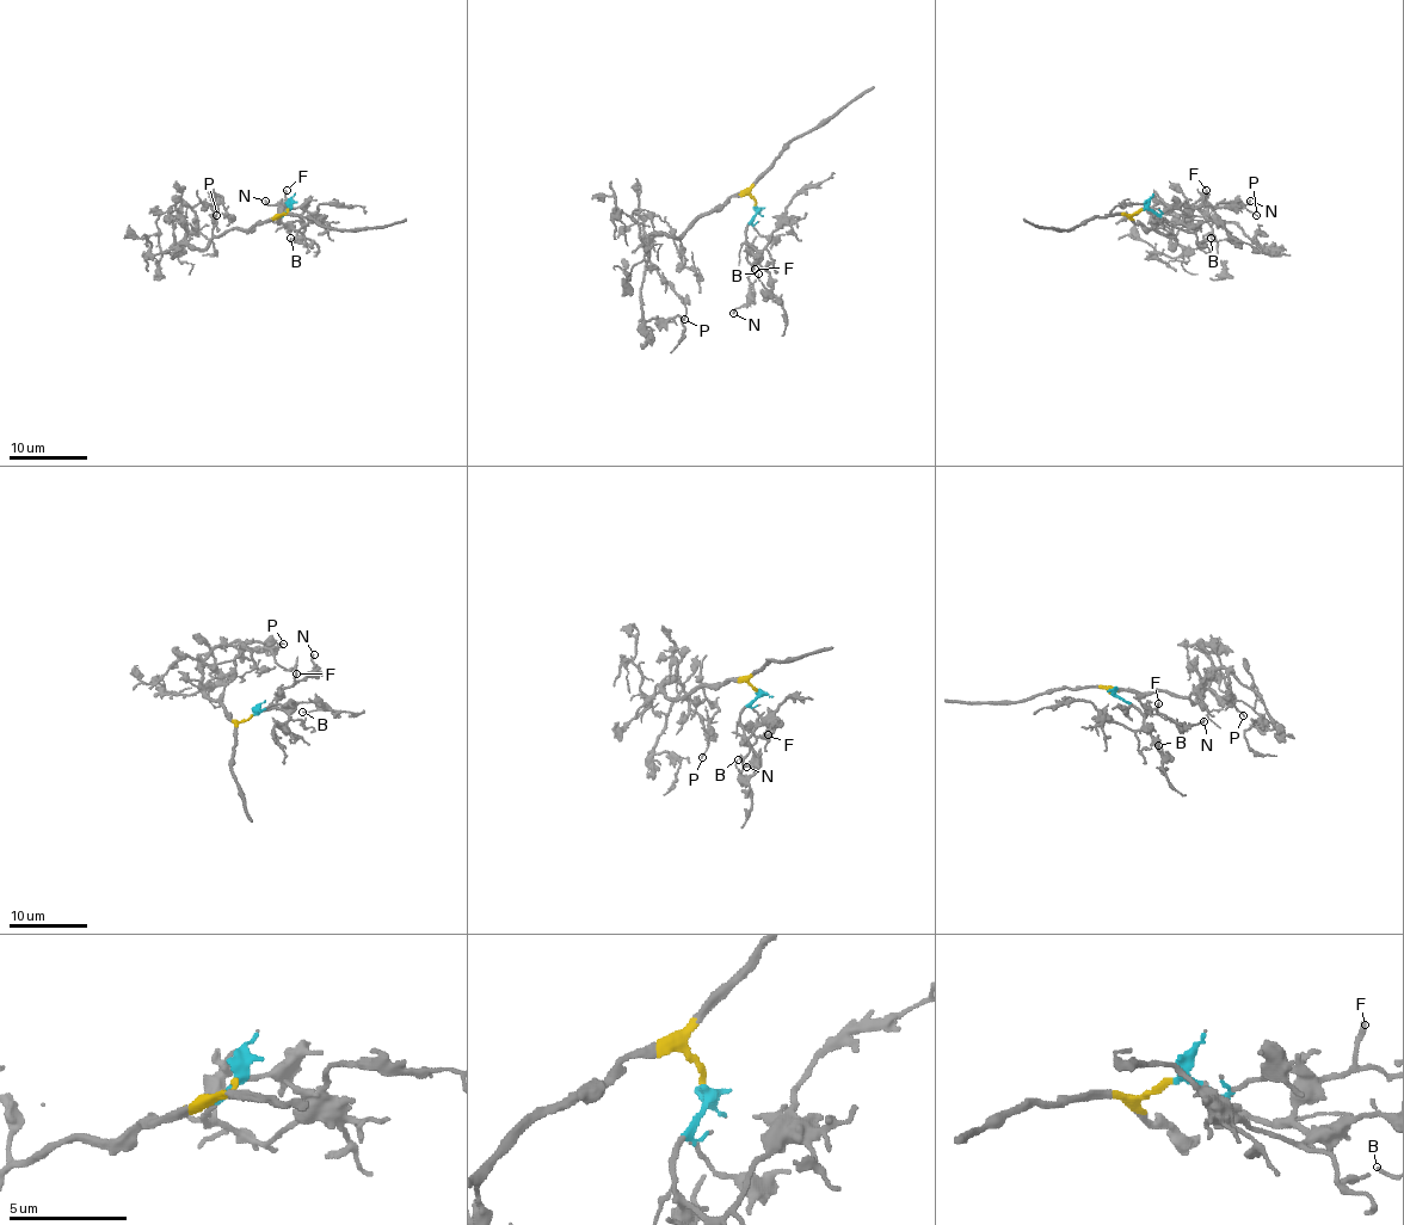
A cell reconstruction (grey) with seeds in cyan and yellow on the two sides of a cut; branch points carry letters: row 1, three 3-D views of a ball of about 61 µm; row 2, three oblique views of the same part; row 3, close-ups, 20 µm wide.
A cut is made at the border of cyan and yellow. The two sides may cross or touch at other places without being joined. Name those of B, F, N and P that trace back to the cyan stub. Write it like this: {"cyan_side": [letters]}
{"cyan_side": ["B", "F", "N"]}

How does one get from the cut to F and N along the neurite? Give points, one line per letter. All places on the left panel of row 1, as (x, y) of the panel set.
F: (287, 209), (278, 223), (278, 208), (284, 202), (287, 190)
N: (287, 209), (278, 223), (283, 205), (269, 205), (265, 199)

